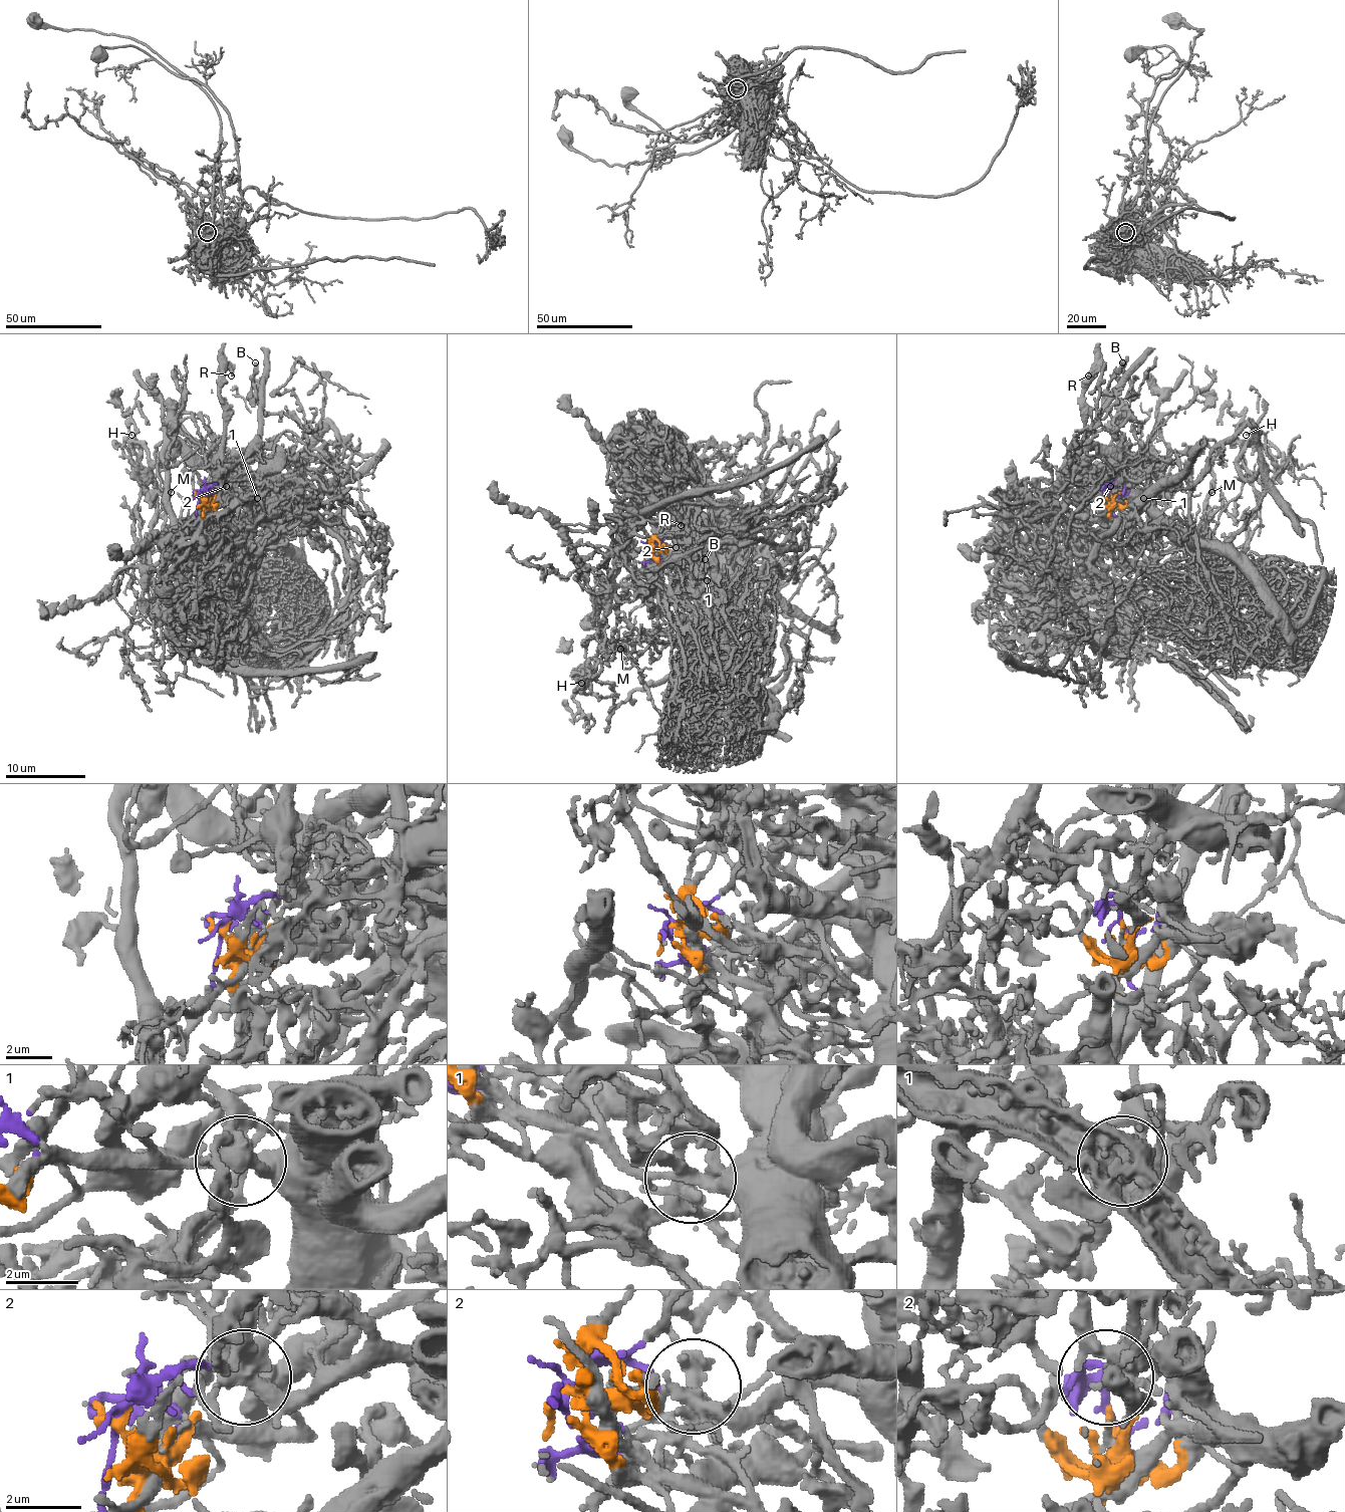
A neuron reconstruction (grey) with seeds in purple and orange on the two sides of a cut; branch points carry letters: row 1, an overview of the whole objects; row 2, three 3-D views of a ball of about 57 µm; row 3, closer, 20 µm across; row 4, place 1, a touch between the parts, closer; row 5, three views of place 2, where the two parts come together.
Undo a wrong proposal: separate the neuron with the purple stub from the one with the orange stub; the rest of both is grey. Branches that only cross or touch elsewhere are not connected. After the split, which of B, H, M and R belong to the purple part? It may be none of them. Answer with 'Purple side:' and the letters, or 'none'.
Purple side: R

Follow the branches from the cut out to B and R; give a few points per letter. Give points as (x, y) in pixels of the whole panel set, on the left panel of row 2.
B: (200, 494), (244, 520), (268, 482), (322, 444), (264, 410), (256, 361)
R: (200, 494), (212, 484), (240, 490), (252, 478), (226, 462), (220, 375), (228, 367), (232, 375)

